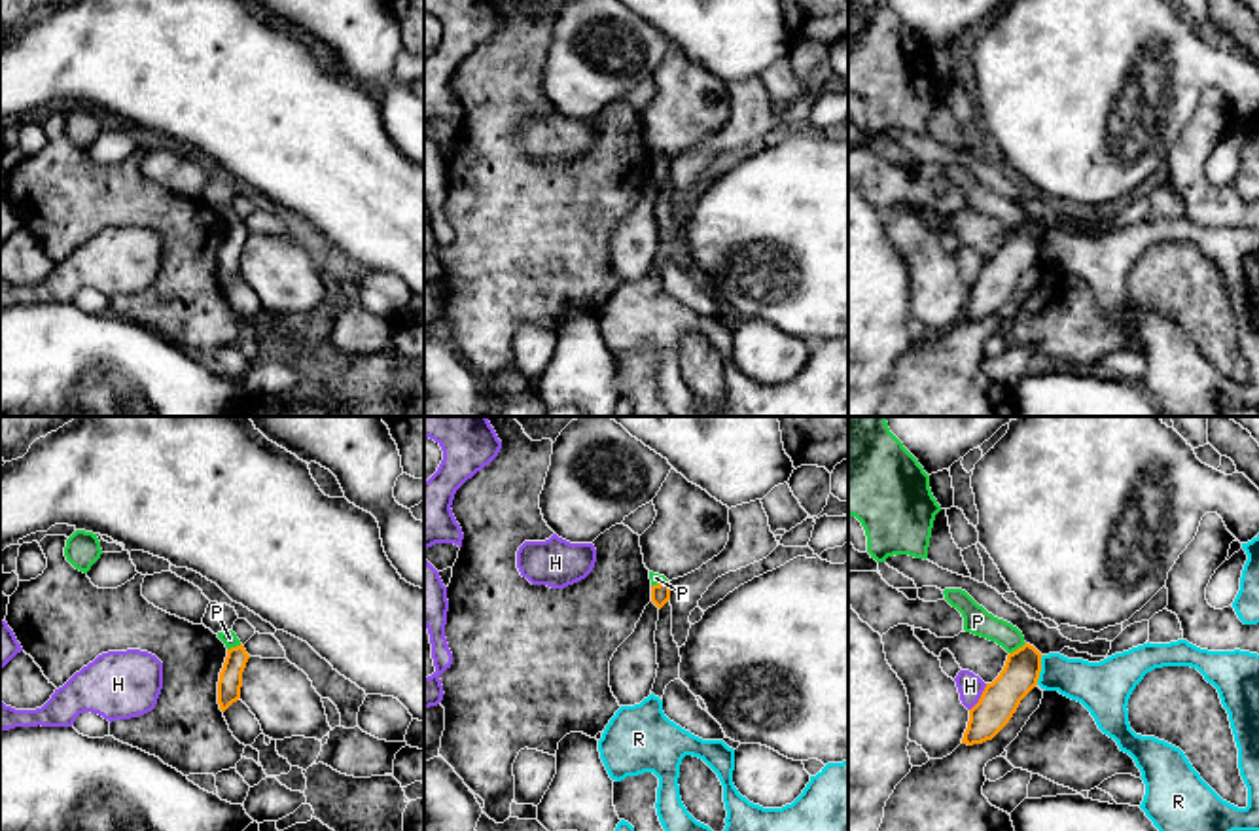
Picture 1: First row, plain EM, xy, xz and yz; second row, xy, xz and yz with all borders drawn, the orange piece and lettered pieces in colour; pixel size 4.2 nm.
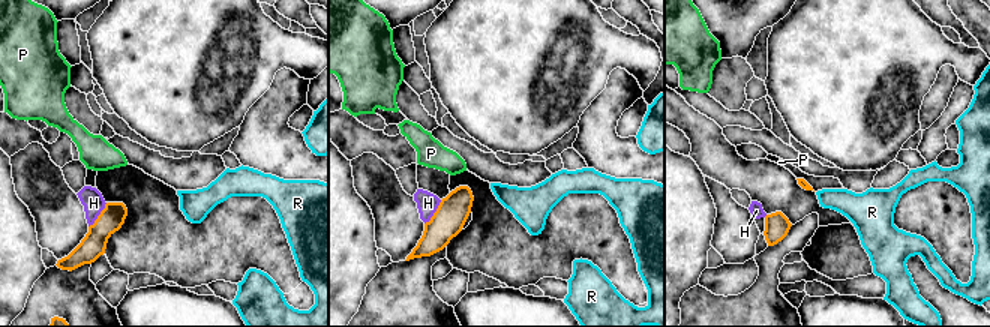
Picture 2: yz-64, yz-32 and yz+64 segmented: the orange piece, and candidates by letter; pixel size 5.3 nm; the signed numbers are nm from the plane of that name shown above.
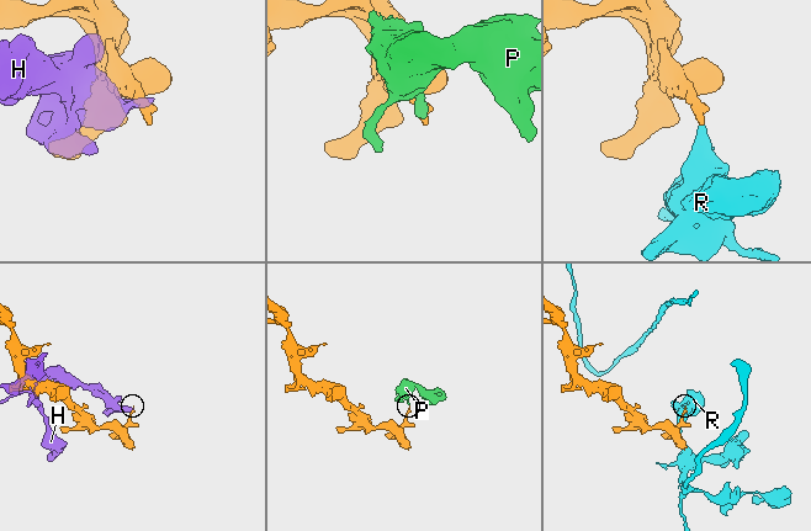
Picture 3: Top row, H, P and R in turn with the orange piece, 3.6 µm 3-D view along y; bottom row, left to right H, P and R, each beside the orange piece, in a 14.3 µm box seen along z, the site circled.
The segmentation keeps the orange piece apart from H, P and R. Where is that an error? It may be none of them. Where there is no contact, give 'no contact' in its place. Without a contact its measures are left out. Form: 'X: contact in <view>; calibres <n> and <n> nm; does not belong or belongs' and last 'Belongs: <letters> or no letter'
H: contact in yz; calibres 160 and 110 nm; does not belong
P: contact in yz; calibres 160 and 120 nm; does not belong
R: contact in yz; calibres 160 and 200 nm; does not belong
Belongs: no letter

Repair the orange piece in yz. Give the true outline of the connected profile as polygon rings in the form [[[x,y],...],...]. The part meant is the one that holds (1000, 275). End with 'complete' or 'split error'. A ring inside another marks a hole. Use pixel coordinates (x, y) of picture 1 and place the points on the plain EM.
[[[1030,220],[1007,231],[1000,252],[986,259],[979,278],[969,286],[962,320],[992,316],[1009,299],[1020,276],[1037,261],[1041,233]]] | complete

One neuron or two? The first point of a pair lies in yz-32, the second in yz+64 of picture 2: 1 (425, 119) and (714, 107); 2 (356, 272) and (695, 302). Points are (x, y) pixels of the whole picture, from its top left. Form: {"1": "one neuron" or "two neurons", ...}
{"1": "two neurons", "2": "two neurons"}

